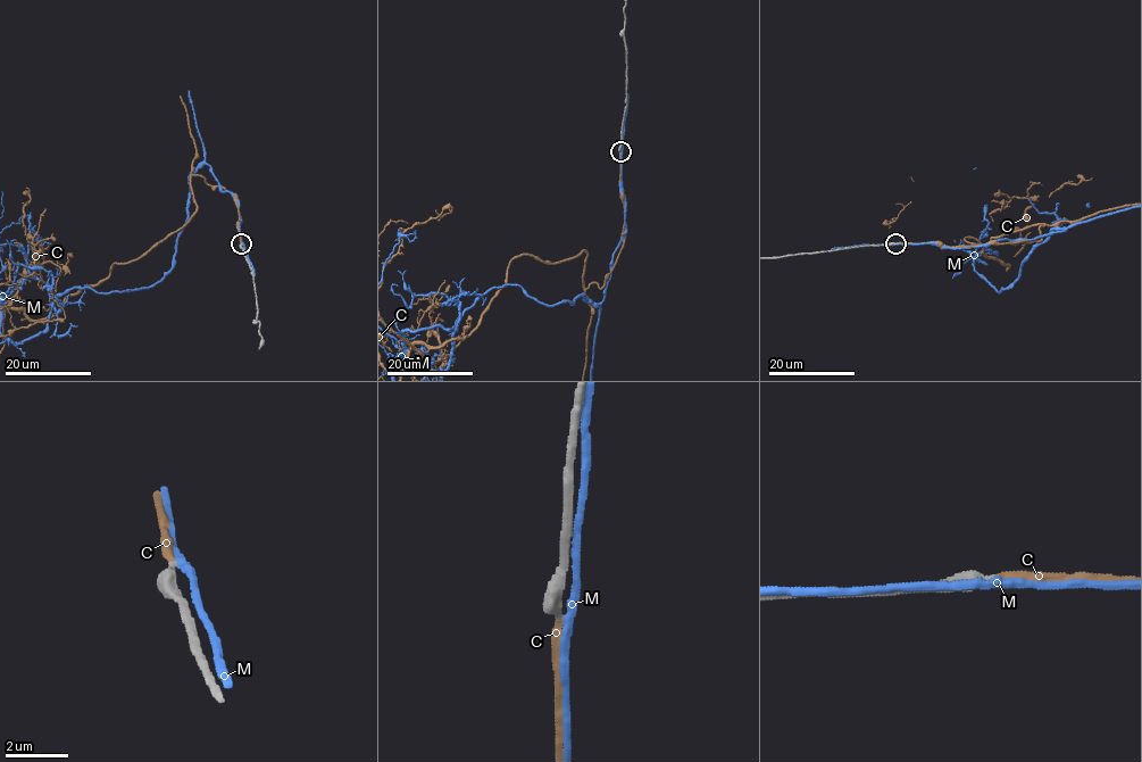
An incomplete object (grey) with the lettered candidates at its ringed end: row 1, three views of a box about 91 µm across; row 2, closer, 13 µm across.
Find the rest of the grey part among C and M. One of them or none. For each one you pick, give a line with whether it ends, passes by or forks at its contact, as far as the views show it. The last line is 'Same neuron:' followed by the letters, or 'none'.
C: it ends
Same neuron: C

